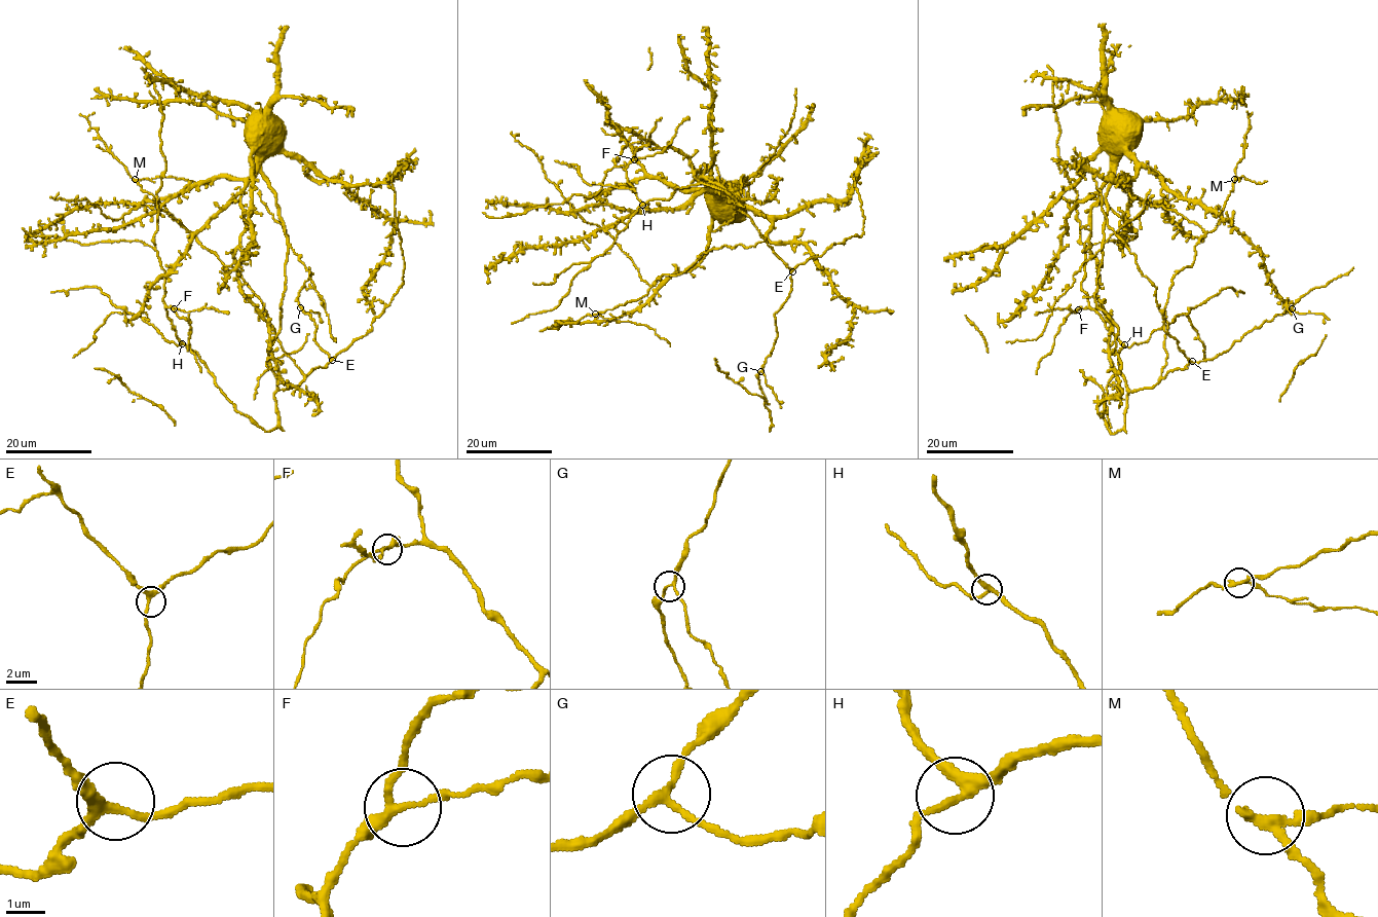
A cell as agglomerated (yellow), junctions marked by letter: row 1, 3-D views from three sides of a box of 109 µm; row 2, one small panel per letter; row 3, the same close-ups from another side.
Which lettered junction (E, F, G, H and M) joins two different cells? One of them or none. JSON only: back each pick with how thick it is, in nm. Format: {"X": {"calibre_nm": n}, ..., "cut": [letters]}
{"M": {"calibre_nm": 200}, "cut": ["M"]}

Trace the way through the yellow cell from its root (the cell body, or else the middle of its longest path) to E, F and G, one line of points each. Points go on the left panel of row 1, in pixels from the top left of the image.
E: (259, 134), (259, 173), (275, 196), (288, 243), (280, 332), (268, 352), (276, 387), (298, 387), (332, 360)
F: (259, 134), (259, 173), (288, 243), (268, 352), (275, 428), (235, 409), (177, 336), (174, 308)
G: (259, 134), (259, 173), (288, 243), (280, 332), (268, 352), (280, 390), (332, 360), (300, 307)

